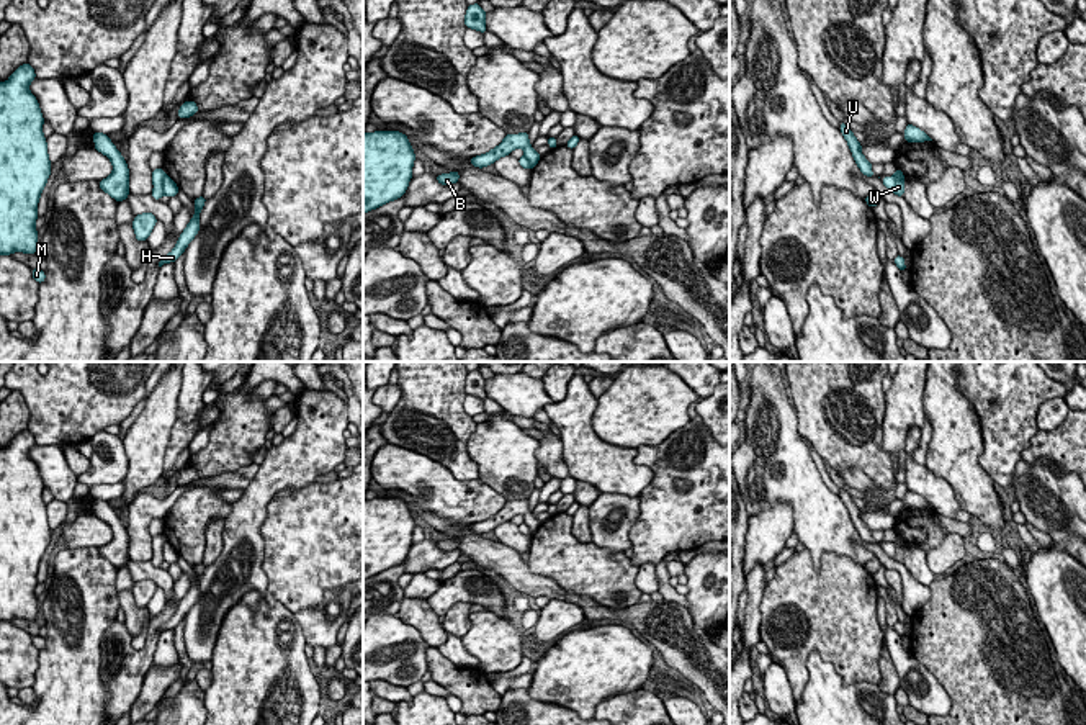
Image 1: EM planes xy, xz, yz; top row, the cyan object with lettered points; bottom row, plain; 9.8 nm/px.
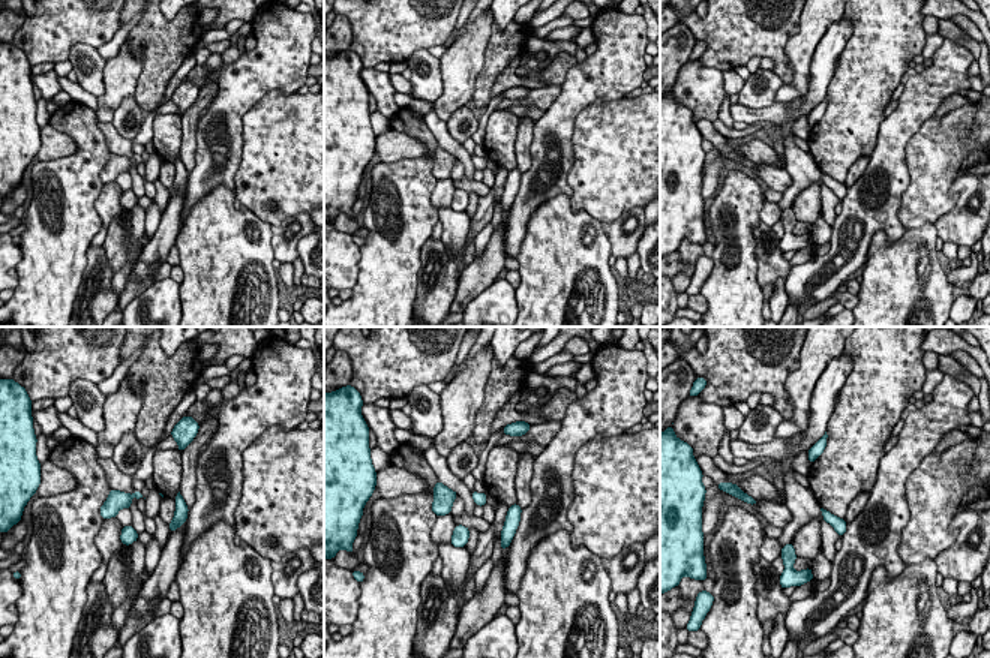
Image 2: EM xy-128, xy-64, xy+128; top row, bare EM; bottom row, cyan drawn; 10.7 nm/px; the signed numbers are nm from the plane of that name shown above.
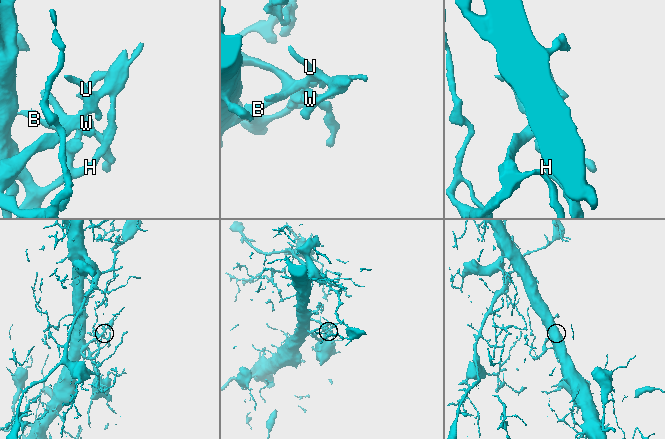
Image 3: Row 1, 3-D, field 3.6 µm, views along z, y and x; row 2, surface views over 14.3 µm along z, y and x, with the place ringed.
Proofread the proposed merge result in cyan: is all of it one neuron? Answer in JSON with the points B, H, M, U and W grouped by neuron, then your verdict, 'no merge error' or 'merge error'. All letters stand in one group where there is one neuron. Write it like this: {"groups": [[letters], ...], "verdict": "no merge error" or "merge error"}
{"groups": [["B", "M", "U", "W"], ["H"]], "verdict": "merge error"}

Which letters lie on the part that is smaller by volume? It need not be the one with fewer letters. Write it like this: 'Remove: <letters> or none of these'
Remove: B, M, U, W

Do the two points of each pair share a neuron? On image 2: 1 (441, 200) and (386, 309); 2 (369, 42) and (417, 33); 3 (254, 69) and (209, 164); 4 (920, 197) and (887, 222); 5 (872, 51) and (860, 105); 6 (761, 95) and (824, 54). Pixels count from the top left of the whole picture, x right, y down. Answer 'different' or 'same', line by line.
1: different
2: same
3: same
4: different
5: same
6: different

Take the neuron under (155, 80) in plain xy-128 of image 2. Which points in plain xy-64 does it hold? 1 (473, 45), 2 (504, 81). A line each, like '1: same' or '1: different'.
1: different
2: different

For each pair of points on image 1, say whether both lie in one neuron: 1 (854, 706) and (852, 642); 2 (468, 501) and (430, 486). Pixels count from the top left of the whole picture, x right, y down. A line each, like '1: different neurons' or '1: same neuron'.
1: different neurons
2: same neuron

